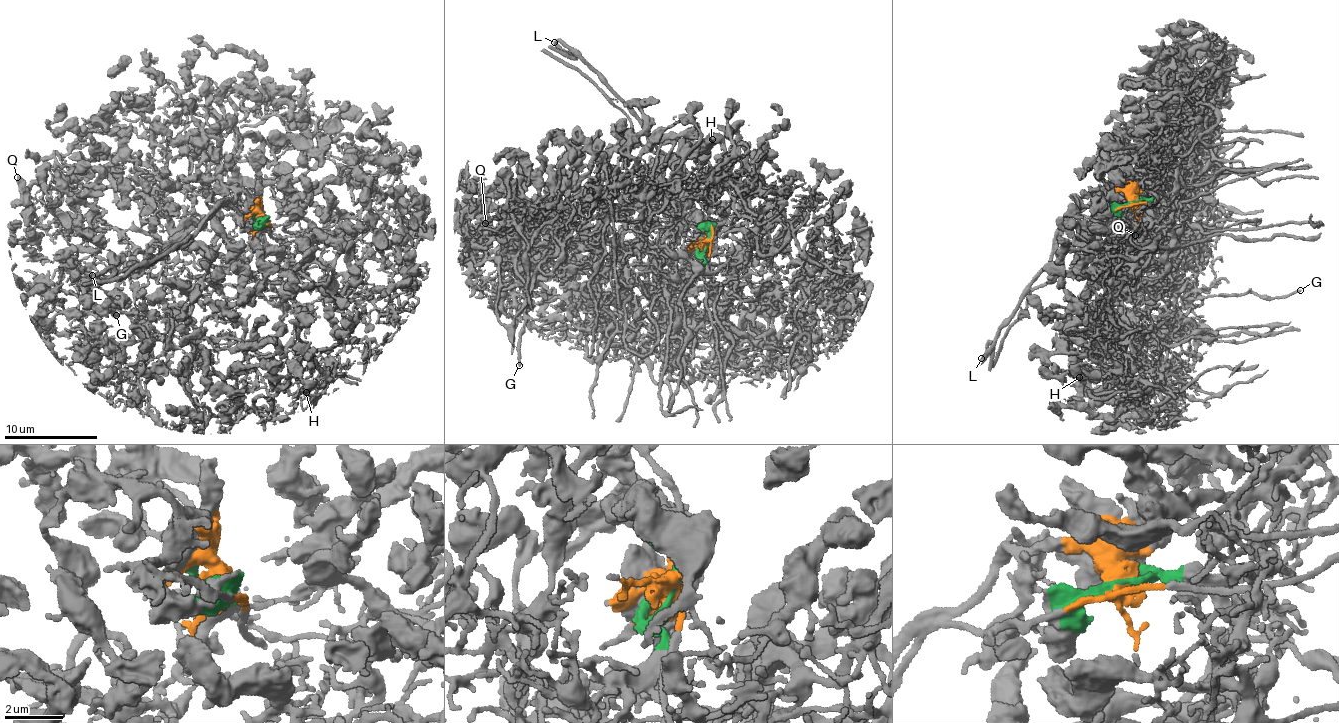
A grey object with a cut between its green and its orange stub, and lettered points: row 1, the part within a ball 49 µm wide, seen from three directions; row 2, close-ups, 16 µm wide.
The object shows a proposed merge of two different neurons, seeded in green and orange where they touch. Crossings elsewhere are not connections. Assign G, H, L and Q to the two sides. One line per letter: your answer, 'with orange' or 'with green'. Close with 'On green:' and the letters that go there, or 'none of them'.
G: with green
H: with green
L: with orange
Q: with green
On green: G, H, Q

